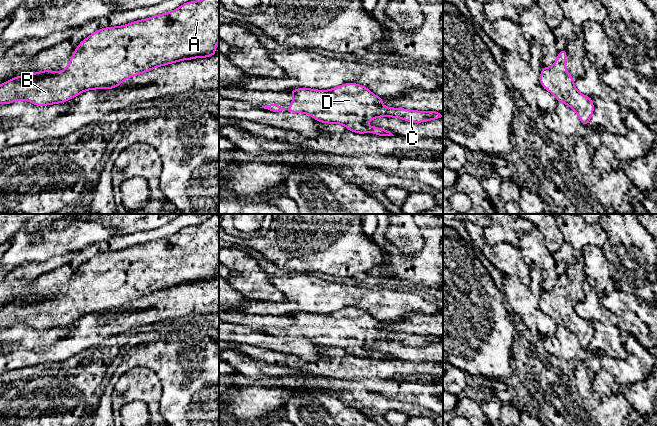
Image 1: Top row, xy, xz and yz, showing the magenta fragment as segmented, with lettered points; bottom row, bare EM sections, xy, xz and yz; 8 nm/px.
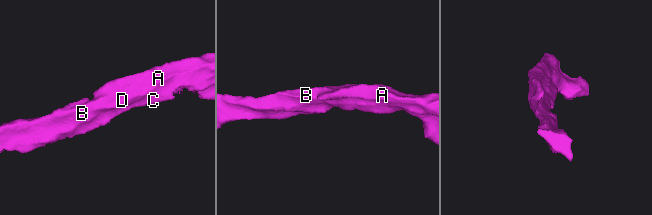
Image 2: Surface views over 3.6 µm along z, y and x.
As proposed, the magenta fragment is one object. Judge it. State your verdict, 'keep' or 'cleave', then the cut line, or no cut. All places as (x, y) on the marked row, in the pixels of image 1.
keep; cut none

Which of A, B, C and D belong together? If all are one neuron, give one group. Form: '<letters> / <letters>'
A B C D

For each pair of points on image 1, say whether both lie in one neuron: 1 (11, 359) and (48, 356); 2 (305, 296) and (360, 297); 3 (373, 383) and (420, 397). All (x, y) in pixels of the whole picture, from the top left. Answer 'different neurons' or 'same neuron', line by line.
1: same neuron
2: same neuron
3: same neuron

